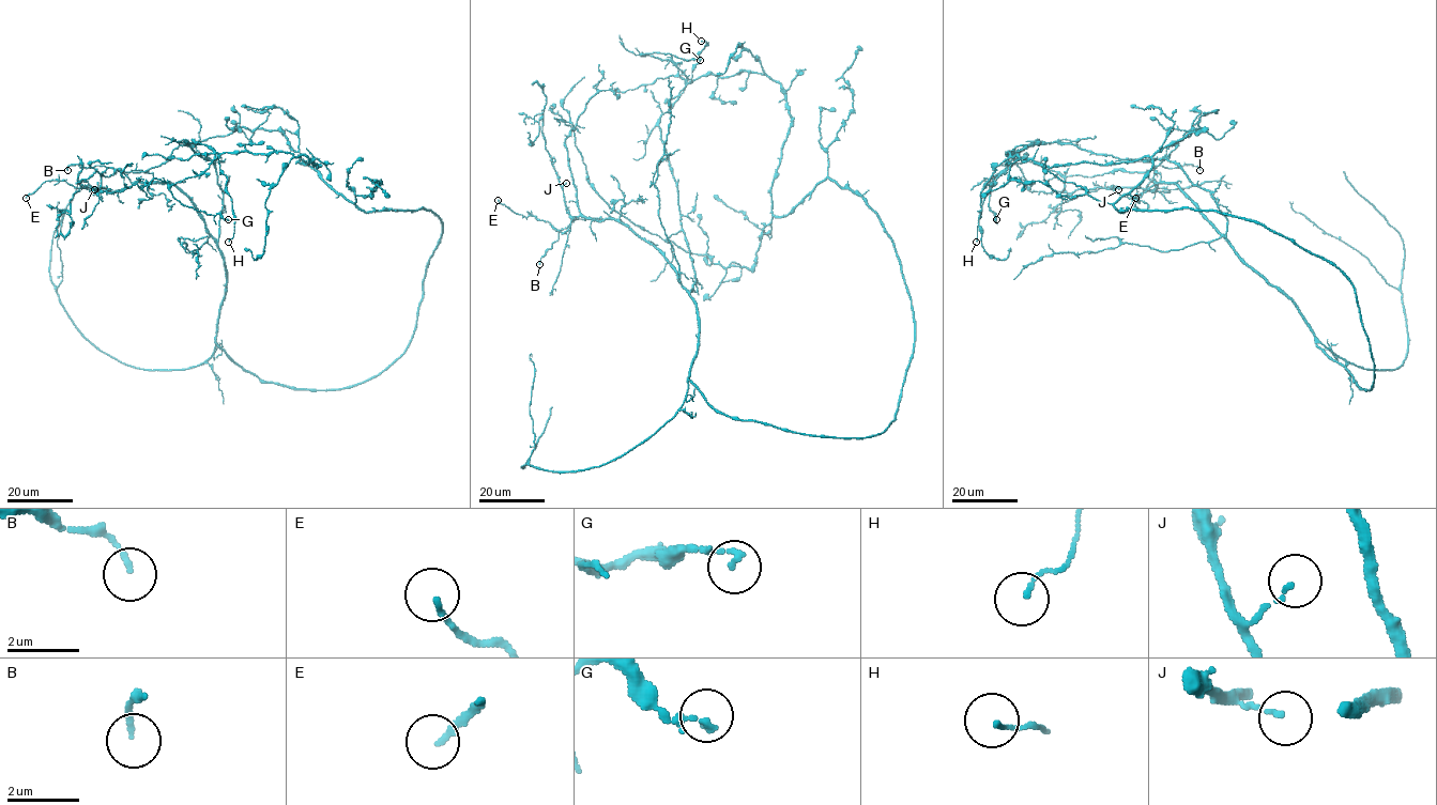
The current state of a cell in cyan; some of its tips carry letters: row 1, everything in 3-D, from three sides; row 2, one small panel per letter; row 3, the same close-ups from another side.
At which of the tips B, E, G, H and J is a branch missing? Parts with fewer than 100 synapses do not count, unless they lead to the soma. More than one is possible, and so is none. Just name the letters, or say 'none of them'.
none of them

